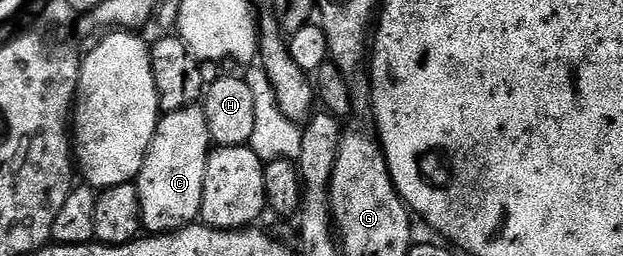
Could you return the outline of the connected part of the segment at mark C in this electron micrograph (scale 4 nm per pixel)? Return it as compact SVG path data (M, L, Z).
M200 105L176 110L158 121L143 168L135 179L141 205L141 225L150 235L173 234L200 219L203 176L207 172L210 149L207 120Z

